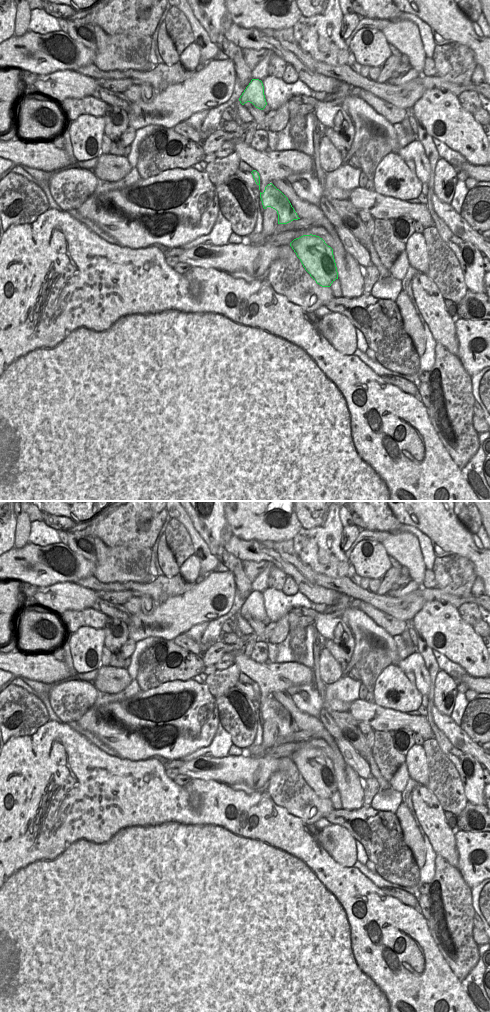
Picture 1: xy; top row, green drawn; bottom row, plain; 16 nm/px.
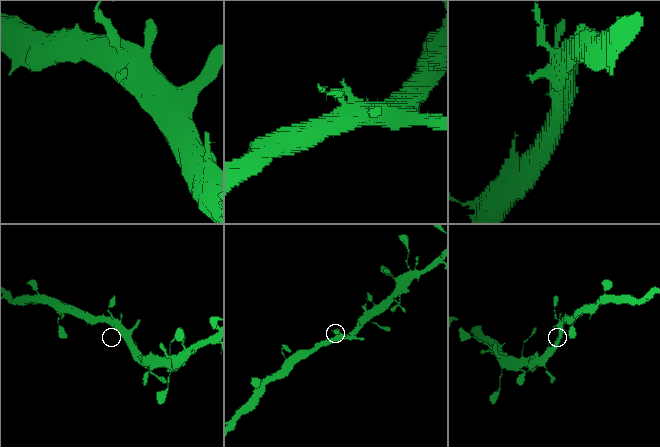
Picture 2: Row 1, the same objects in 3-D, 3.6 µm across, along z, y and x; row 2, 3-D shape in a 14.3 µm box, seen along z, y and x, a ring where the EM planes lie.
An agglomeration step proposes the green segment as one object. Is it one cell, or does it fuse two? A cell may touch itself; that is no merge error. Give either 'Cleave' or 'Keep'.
Keep

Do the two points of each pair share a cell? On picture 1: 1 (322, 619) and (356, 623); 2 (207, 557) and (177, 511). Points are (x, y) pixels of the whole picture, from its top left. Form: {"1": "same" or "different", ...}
{"1": "different", "2": "same"}

